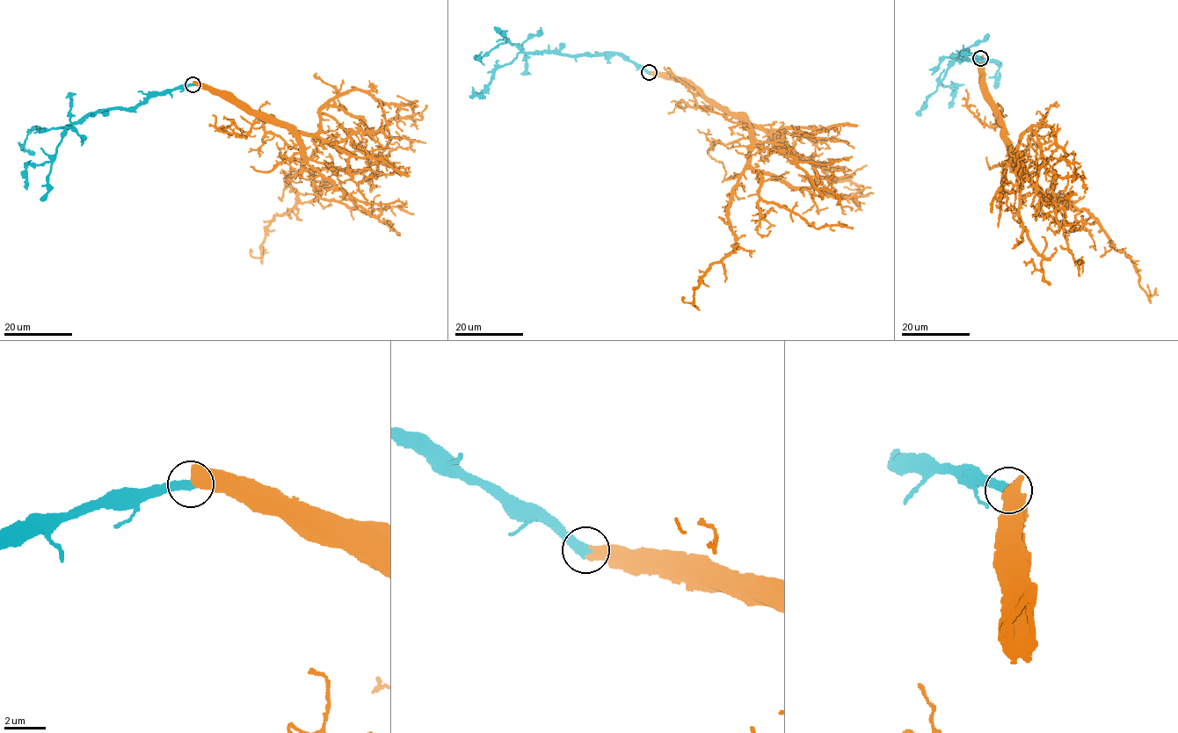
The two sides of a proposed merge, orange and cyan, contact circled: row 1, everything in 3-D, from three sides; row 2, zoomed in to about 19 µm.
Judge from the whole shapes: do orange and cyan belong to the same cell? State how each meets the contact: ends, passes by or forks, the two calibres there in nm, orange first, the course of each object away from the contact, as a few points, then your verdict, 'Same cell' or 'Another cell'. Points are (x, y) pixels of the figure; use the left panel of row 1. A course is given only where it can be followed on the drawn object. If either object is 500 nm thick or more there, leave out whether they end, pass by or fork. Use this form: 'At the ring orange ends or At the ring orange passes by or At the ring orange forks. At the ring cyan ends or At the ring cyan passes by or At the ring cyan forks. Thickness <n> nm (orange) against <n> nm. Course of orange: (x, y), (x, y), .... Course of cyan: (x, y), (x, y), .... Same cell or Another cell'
Thickness 600 nm (orange) against 480 nm. Course of orange: (193, 84), (272, 117), (299, 144), (304, 167), (286, 183), (296, 202), (269, 223), (262, 257), (250, 249). Course of cyan: (193, 84), (152, 94), (127, 108), (105, 109), (86, 114), (71, 123), (51, 160), (27, 164), (26, 189). Another cell

